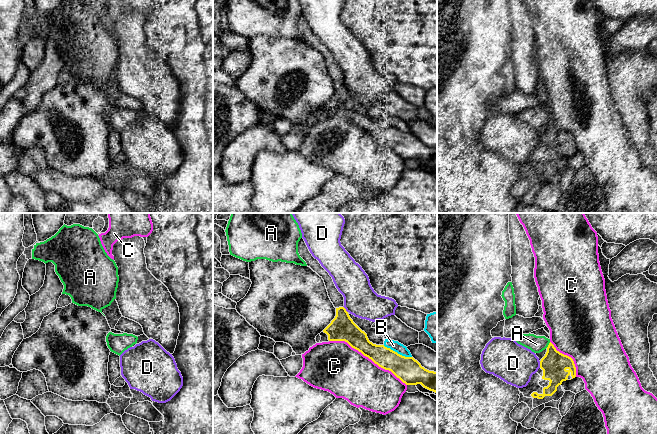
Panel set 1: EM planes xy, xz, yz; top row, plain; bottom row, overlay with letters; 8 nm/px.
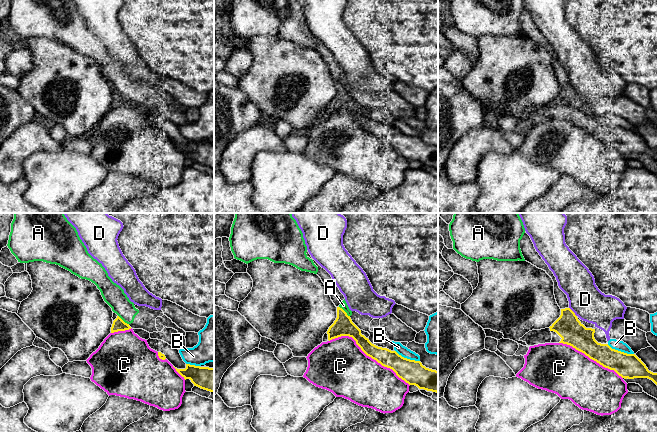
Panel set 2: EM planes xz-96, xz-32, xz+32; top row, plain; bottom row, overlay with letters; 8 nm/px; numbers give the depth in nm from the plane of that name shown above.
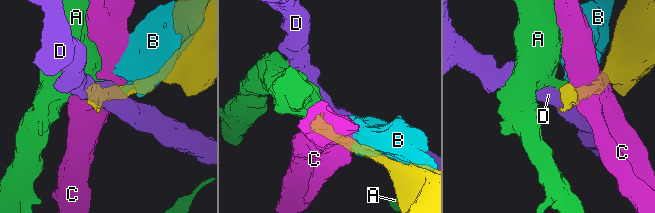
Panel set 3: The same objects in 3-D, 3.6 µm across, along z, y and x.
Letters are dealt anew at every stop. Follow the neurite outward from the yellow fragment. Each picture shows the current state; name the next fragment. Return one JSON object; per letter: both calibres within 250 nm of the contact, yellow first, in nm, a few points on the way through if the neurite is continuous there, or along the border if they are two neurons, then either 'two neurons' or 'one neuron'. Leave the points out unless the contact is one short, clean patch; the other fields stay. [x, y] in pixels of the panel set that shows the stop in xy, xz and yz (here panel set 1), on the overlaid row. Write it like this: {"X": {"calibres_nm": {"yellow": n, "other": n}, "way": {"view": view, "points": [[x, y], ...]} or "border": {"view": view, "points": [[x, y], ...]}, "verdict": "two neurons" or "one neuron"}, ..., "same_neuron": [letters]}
{"A": {"calibres_nm": {"yellow": 200, "other": 140}, "border": {"view": "yz", "points": [[550, 342], [546, 347]]}, "verdict": "two neurons"}, "B": {"calibres_nm": {"yellow": 200, "other": 80}, "border": {"view": "xz", "points": [[383, 345], [402, 355], [411, 357]]}, "verdict": "two neurons"}, "C": {"calibres_nm": {"yellow": 170, "other": 400}, "verdict": "two neurons"}, "D": {"calibres_nm": {"yellow": 200, "other": 320}, "verdict": "two neurons"}, "same_neuron": []}

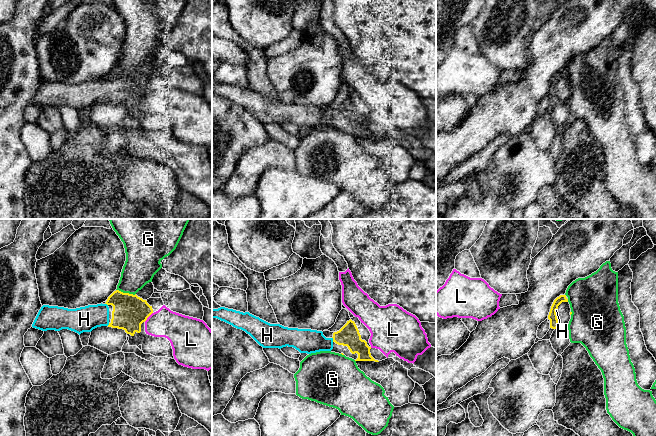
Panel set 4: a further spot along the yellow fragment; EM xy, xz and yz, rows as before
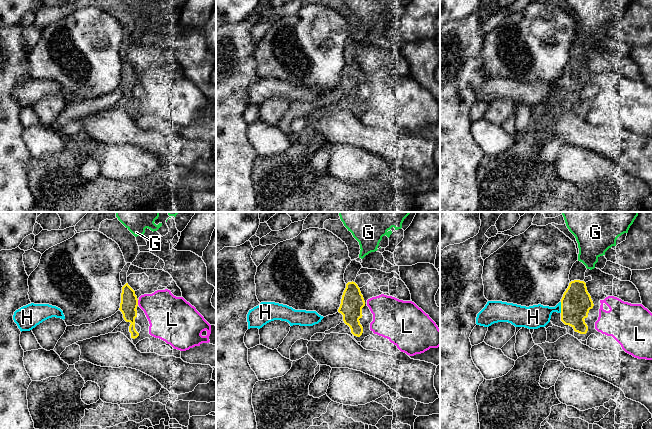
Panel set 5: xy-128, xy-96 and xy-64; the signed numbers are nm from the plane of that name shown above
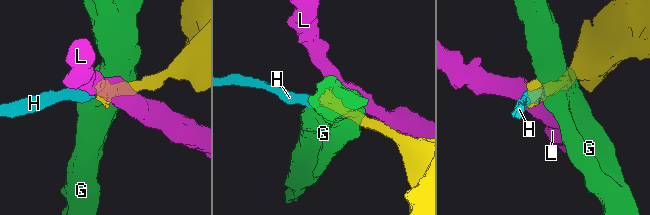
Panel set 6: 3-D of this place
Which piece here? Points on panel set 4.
{"G": {"calibres_nm": {"yellow": 280, "other": 260}, "verdict": "two neurons"}, "H": {"calibres_nm": {"yellow": 170, "other": 190}, "verdict": "one neuron"}, "L": {"calibres_nm": {"yellow": 280, "other": 220}, "verdict": "two neurons"}, "same_neuron": ["H"]}

